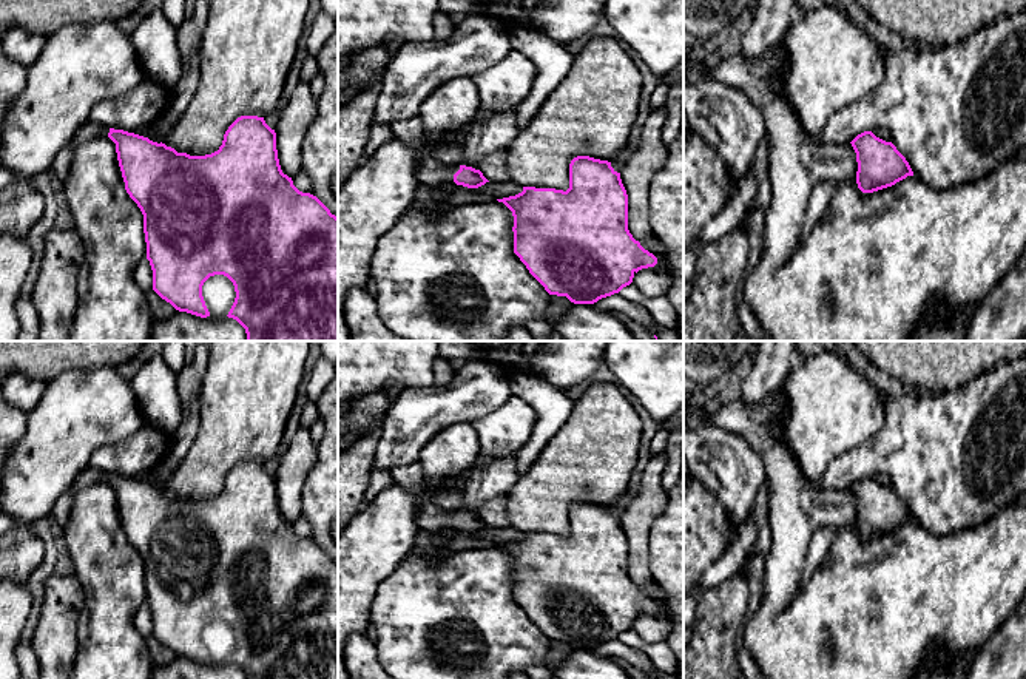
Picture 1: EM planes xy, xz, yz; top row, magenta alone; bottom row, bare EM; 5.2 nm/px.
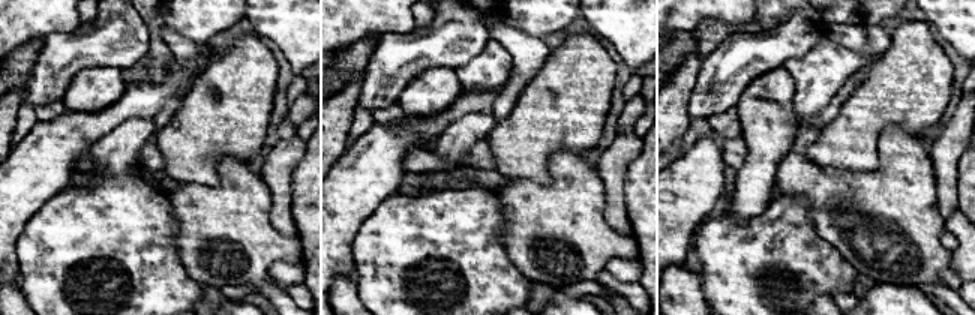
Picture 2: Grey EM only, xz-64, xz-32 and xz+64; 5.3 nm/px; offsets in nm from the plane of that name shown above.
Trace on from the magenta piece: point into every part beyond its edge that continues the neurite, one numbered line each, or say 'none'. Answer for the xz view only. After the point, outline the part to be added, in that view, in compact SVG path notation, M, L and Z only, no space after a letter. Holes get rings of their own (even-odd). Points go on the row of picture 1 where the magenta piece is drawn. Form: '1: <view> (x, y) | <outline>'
1: xz (429, 172) | M421 156L417 177L423 185L437 185L440 182L454 182L454 174L460 170L460 167L446 167L438 164L432 156Z

